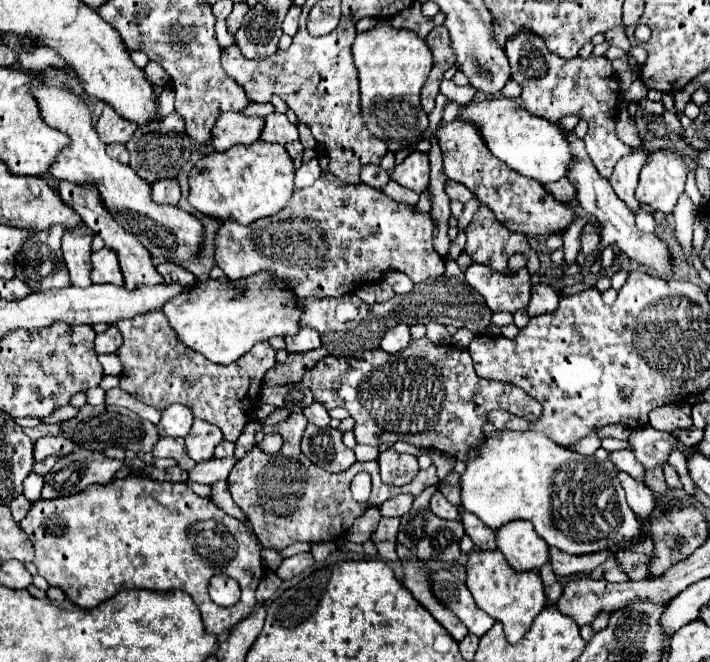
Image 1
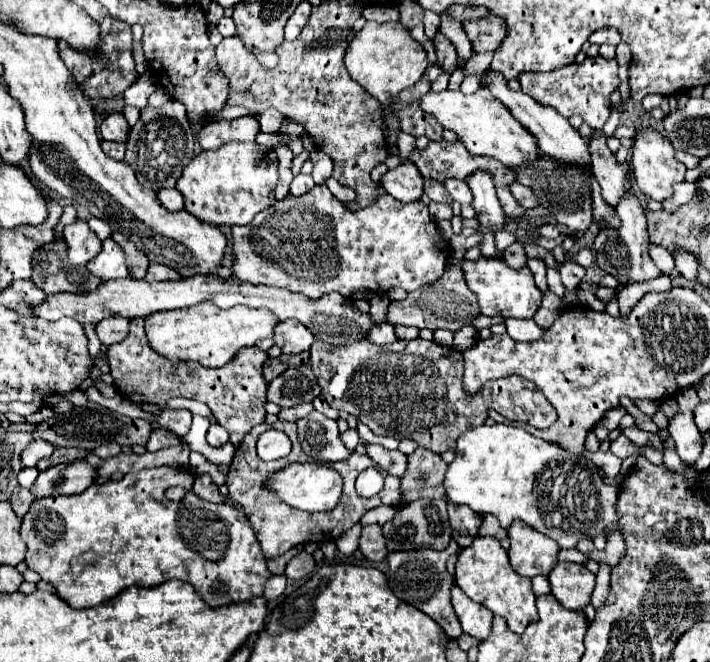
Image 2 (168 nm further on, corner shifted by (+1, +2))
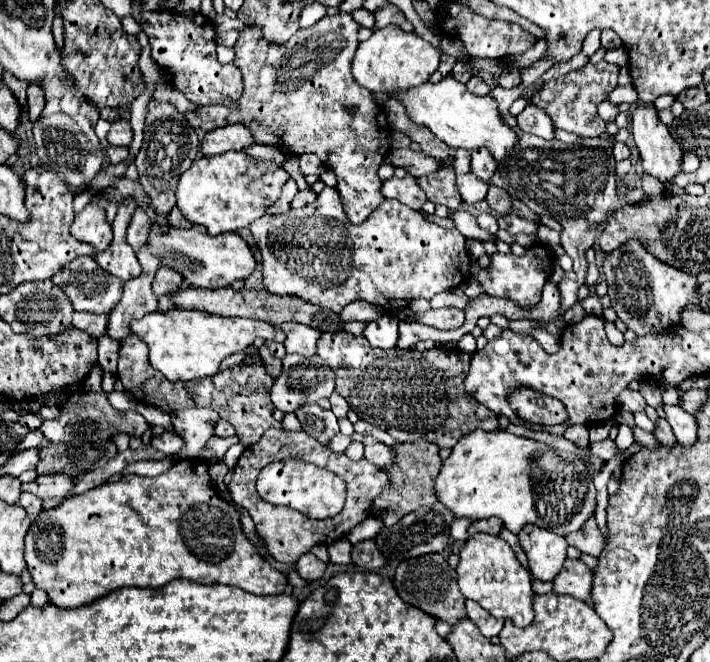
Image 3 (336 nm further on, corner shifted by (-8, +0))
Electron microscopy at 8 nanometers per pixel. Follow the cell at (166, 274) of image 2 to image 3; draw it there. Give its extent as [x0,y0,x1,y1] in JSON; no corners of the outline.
[153,266,181,296]

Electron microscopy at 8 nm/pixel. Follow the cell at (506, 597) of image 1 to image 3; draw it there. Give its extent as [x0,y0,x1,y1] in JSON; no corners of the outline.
[457,532,535,628]

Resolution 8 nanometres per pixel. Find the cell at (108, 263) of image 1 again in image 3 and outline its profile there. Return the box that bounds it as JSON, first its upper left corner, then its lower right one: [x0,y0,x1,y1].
[95,196,141,282]

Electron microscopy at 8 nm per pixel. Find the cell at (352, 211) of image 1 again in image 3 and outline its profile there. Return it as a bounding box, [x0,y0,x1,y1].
[251,188,471,312]

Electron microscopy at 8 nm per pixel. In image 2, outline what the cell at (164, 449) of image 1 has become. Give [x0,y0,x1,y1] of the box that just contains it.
[146,430,180,452]

